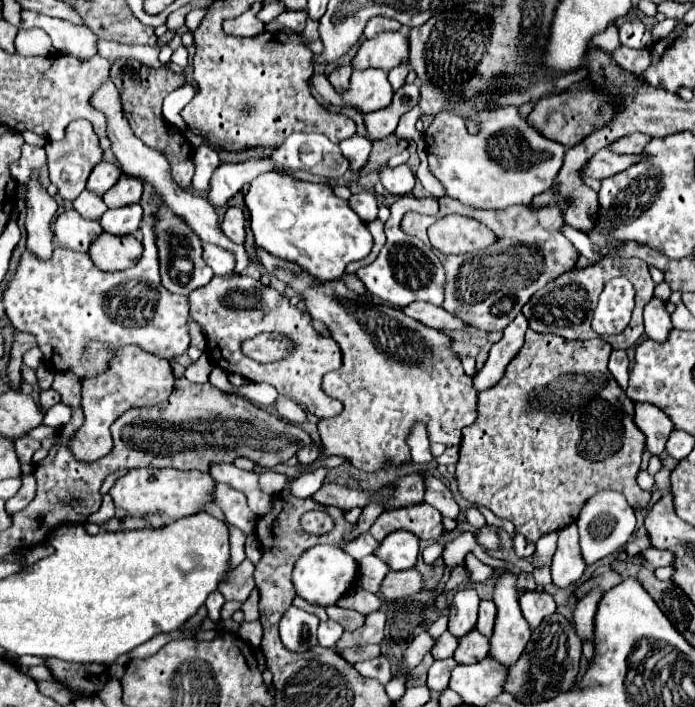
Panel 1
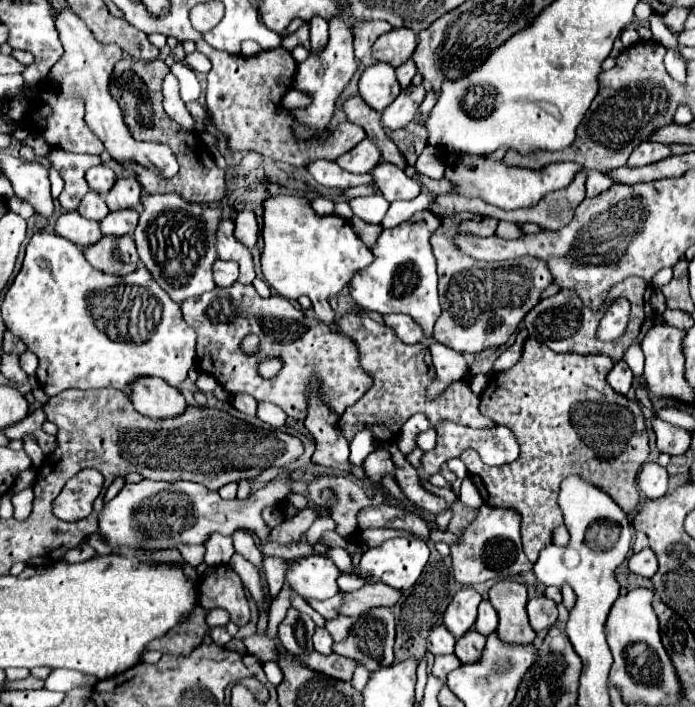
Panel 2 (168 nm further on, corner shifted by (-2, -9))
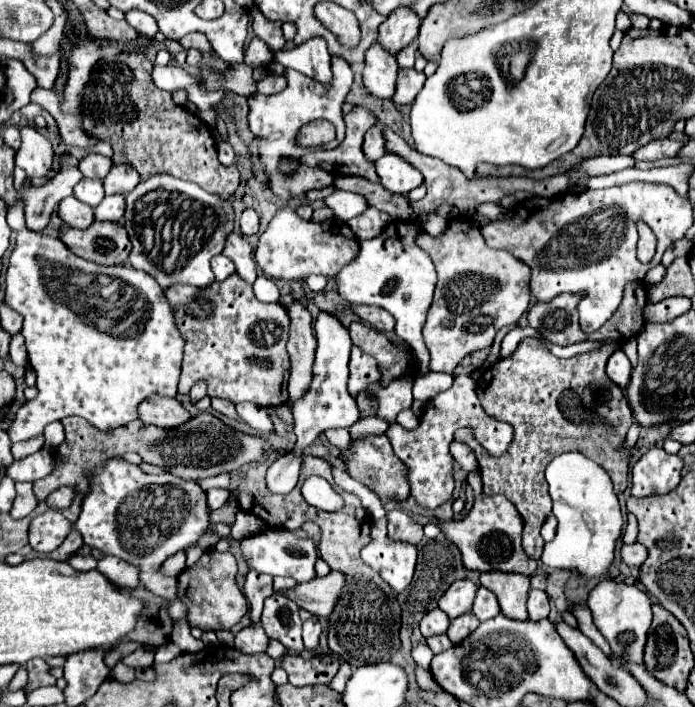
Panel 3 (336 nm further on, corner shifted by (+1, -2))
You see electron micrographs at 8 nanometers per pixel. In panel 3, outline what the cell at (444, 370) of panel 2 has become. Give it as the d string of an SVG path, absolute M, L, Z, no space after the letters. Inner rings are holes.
M431 371L431 375L425 375L419 381L415 381L413 399L427 403L427 399L431 399L431 395L449 389L451 383L453 383L453 377L449 373L433 373Z

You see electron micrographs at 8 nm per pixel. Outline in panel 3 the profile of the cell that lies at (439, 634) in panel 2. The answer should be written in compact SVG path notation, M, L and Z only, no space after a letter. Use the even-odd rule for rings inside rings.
M431 609L421 619L421 633L423 633L423 637L447 633L447 627L449 627L449 617L441 609Z

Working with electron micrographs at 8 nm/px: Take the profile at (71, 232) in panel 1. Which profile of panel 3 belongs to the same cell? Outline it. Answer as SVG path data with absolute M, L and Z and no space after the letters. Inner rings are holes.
M73 195L59 203L59 217L63 219L65 225L77 227L77 229L85 229L87 225L91 225L95 221L93 209L87 207L85 203L81 203L79 199L75 199Z

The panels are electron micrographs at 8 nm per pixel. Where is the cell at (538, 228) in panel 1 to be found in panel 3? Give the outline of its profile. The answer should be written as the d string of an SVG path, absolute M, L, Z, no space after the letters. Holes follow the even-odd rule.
M457 217L449 221L445 235L431 237L427 233L417 235L417 245L431 257L437 271L437 287L433 293L433 303L427 313L427 323L423 327L423 341L431 353L431 371L453 373L453 369L465 355L491 347L495 333L511 323L517 323L529 305L529 277L531 271L525 263L515 261L507 251L489 249L483 243L481 231L471 225L467 217Z

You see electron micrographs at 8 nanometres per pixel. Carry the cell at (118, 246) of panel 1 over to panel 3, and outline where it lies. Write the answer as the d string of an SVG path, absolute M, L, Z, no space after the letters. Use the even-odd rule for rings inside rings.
M95 221L87 229L63 227L59 239L75 255L97 265L123 265L131 251L125 227L111 221Z

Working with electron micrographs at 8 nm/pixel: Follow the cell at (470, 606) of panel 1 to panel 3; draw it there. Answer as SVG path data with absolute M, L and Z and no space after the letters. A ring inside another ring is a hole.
M471 579L453 581L451 587L439 599L439 609L443 609L449 615L449 619L455 619L463 613L469 613L473 607L475 591L477 591L477 585Z

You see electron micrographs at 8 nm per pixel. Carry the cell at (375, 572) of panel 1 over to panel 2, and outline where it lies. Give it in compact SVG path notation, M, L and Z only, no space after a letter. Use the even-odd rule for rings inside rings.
M342 574L338 578L338 586L342 592L352 592L352 590L358 590L358 586L366 586L366 584L370 584L370 580L362 578L360 574L358 576L356 574Z

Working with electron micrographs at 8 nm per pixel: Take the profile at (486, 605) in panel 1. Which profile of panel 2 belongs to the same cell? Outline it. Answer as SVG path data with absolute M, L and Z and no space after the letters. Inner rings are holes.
M482 600L478 606L478 620L474 626L482 636L490 636L496 632L498 628L498 614L492 608L492 604L488 600Z

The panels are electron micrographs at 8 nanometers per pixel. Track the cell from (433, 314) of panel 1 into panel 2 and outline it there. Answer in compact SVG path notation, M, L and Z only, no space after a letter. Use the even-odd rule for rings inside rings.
M388 314L388 316L384 316L384 322L386 322L386 326L394 328L398 338L406 344L426 342L422 326L418 322L414 322L414 318L408 314Z

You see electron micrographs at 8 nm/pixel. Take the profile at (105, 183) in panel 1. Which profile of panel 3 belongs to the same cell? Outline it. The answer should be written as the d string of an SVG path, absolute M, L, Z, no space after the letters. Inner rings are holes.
M89 153L79 161L79 171L83 173L83 177L89 177L89 179L105 179L111 165L113 163L109 157L103 157L99 153Z

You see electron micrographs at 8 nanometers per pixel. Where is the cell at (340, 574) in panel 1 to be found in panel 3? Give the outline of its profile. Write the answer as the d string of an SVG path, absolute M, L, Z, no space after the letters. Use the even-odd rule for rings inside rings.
M263 529L255 535L249 535L241 539L241 555L247 561L247 565L259 573L267 575L285 575L293 577L299 583L311 581L315 577L315 561L317 561L317 549L309 537L299 537L295 531L287 529Z

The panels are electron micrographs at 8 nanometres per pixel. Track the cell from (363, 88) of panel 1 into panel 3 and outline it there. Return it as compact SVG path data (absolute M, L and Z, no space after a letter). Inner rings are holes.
M373 43L365 53L365 69L363 69L363 83L371 95L381 99L391 99L395 93L395 79L397 79L397 61L395 57L385 51L379 43Z

